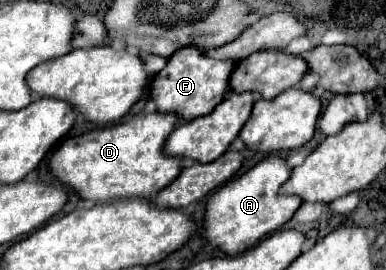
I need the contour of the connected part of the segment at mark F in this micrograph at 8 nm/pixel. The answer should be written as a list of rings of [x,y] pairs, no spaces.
[[[181,48],[169,60],[167,66],[155,74],[149,90],[149,100],[155,102],[157,112],[177,112],[181,120],[193,120],[197,116],[209,114],[229,90],[229,76],[235,62],[213,60],[205,56],[199,48]]]

